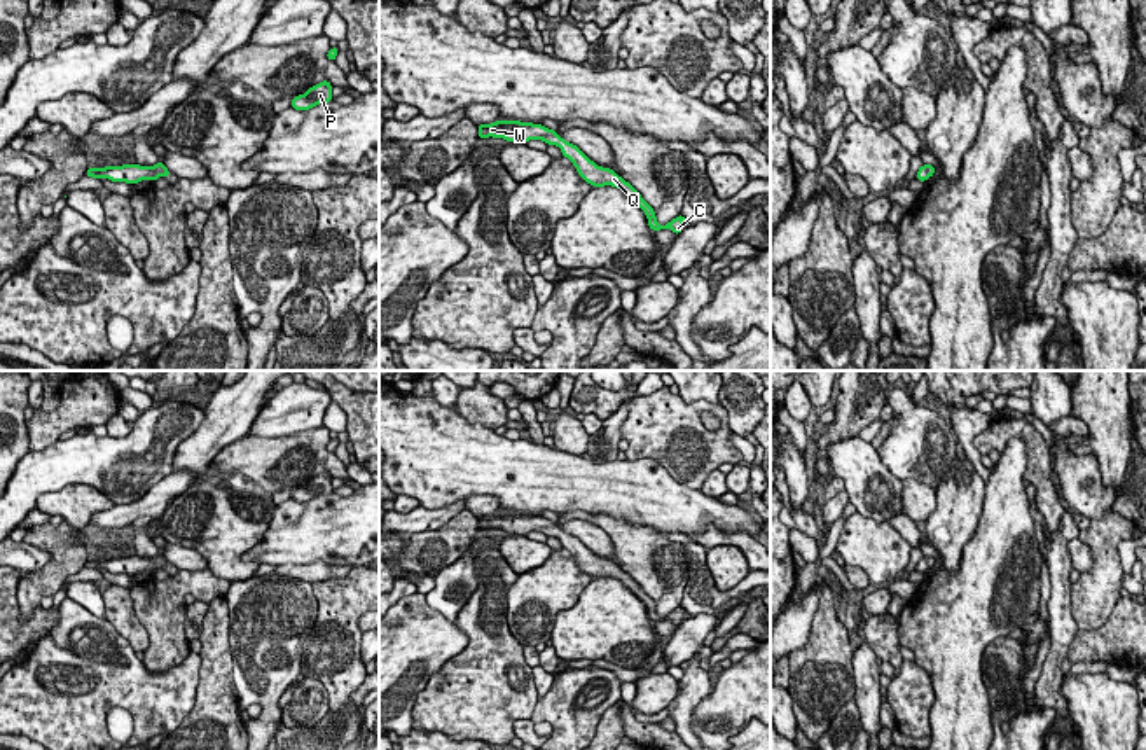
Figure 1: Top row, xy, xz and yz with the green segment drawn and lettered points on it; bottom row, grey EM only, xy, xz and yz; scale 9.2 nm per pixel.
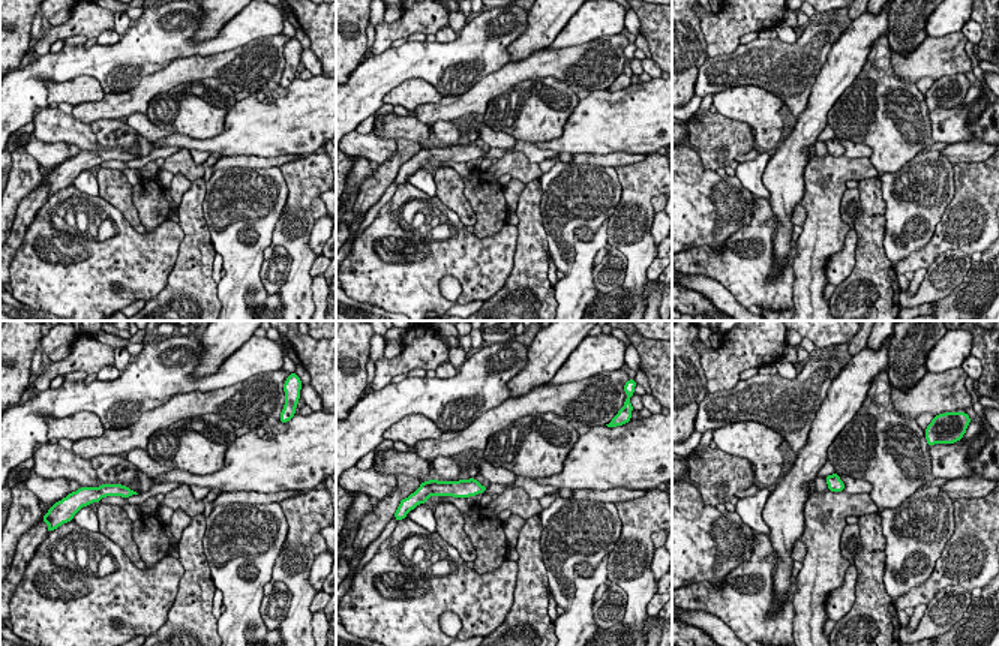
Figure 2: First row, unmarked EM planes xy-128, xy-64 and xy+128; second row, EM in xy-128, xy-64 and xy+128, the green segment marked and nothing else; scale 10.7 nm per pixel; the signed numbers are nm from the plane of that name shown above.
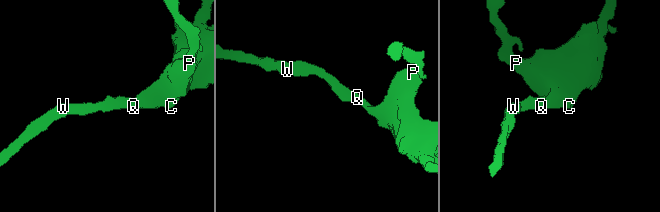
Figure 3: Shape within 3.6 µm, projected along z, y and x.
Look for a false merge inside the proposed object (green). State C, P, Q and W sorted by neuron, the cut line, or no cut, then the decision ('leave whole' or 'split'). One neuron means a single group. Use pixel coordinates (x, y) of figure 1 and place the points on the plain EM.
C P Q W; no cut; leave whole

